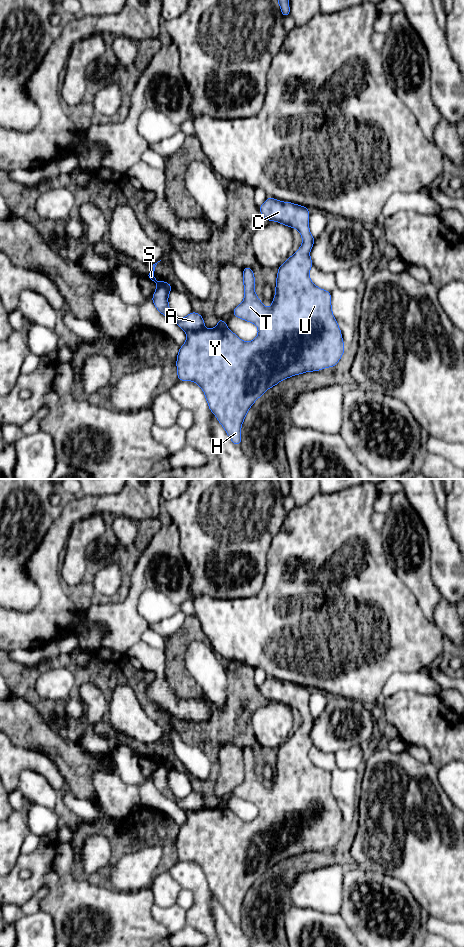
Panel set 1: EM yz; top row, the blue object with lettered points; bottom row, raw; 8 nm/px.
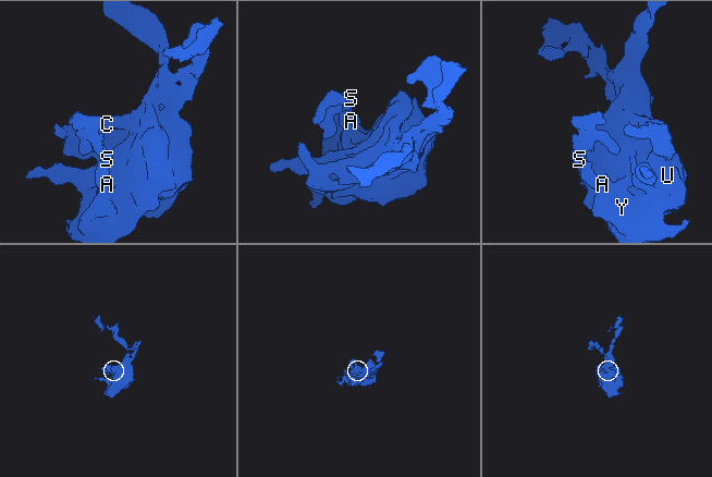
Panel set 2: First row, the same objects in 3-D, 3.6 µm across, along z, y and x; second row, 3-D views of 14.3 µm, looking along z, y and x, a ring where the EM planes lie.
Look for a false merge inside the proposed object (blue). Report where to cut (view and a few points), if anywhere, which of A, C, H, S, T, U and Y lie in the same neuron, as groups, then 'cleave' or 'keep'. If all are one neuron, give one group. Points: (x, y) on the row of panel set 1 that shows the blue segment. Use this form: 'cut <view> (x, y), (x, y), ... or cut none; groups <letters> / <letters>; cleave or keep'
cut yz (166, 283), (158, 285); groups A C H T U Y / S; cleave

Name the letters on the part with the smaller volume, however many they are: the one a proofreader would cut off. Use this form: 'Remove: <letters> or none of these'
Remove: S

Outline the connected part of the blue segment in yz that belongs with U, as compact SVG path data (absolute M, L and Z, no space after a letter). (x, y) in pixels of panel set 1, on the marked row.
M269 197L259 207L262 216L267 221L275 221L287 227L296 228L302 236L302 245L278 267L276 278L275 296L271 307L265 307L255 294L255 277L251 268L243 268L244 299L232 314L242 320L253 323L258 328L258 335L252 341L242 341L235 333L228 329L227 323L221 318L213 329L206 329L203 317L192 311L186 317L177 318L169 308L168 296L173 285L160 284L154 291L152 302L157 310L164 316L174 321L180 329L186 332L186 342L179 348L177 355L177 376L181 381L192 381L203 390L210 411L216 416L230 440L236 445L241 444L241 427L247 412L254 402L269 388L280 381L305 372L319 371L328 367L336 367L344 353L345 345L341 330L333 316L331 306L331 292L314 285L309 277L313 266L310 250L315 238L309 229L309 209L305 206L291 202L278 201Z

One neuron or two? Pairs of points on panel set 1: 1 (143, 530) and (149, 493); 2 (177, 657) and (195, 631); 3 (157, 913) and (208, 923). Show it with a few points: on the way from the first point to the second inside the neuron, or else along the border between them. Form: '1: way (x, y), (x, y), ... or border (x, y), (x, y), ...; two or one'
1: border (157, 517), (134, 520); two
2: way (177, 650), (177, 647), (188, 636); one
3: border (185, 911), (186, 924); two

